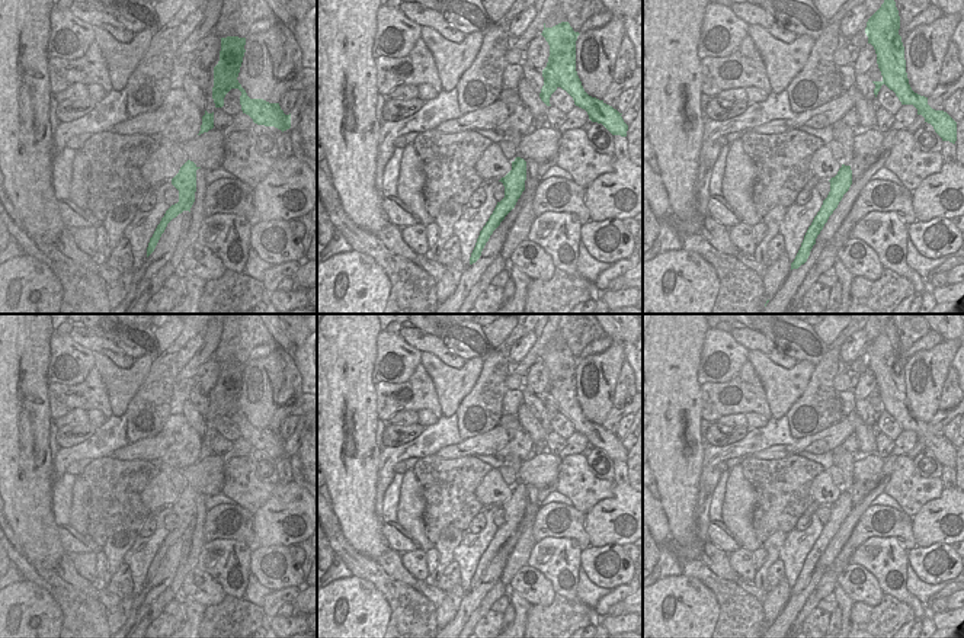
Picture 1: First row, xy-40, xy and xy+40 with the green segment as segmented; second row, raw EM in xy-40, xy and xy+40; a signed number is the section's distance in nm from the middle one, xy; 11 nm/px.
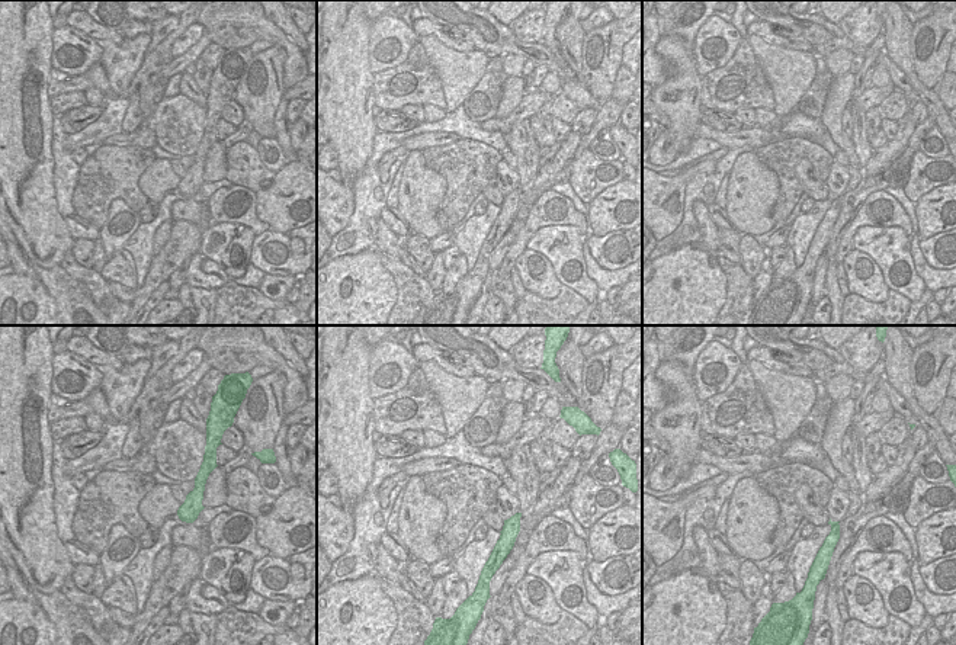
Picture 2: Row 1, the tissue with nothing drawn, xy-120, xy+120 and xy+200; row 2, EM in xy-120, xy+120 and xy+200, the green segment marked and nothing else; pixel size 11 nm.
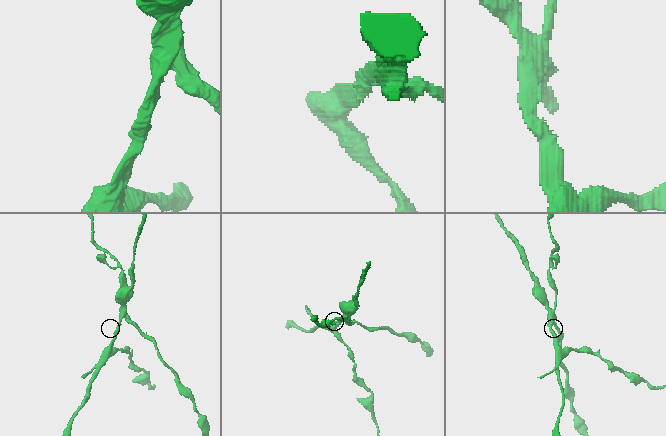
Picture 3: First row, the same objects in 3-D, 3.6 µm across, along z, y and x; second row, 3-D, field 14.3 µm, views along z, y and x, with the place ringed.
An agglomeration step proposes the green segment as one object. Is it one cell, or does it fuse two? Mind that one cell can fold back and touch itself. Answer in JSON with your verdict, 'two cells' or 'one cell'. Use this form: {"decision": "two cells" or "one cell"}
{"decision": "two cells"}

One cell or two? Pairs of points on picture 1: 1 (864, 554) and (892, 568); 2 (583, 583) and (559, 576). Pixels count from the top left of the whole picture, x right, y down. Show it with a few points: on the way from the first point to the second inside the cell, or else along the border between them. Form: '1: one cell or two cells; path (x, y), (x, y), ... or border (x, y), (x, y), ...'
1: one cell; path (871, 557), (884, 566)
2: two cells; border (579, 567), (577, 600)

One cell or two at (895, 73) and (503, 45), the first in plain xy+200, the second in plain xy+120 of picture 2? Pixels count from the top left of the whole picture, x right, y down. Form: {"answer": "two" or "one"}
{"answer": "one"}

